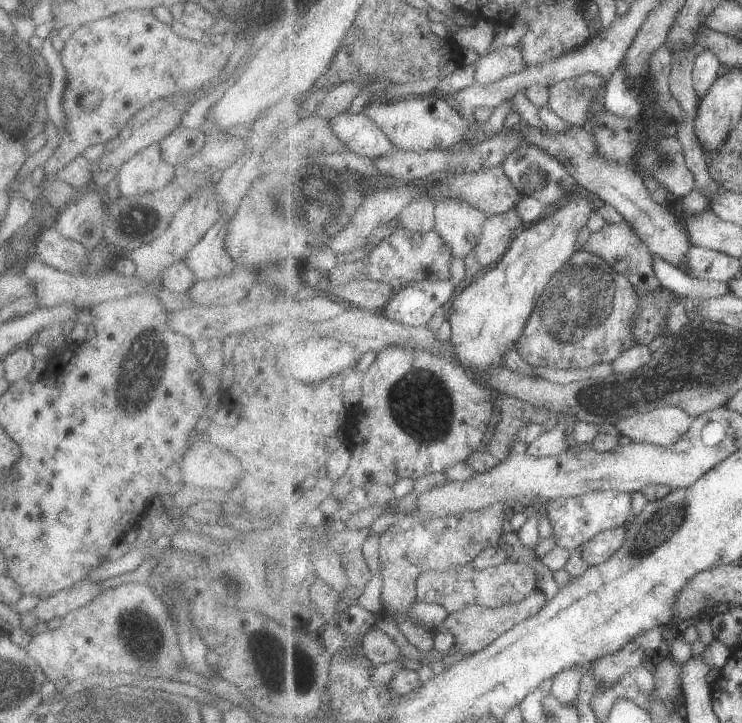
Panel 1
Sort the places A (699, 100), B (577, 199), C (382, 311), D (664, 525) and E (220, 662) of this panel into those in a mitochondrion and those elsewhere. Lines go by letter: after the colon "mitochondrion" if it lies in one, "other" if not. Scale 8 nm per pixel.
A: other
B: other
C: other
D: mitochondrion
E: other

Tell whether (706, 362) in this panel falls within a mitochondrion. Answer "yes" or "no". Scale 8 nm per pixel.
yes

